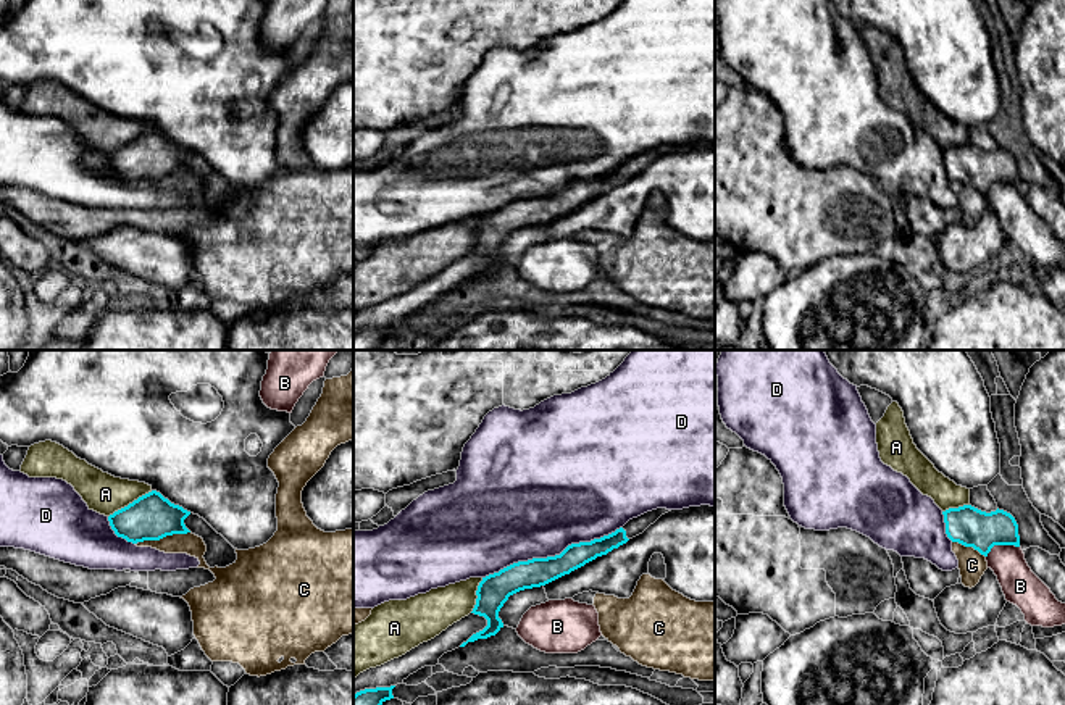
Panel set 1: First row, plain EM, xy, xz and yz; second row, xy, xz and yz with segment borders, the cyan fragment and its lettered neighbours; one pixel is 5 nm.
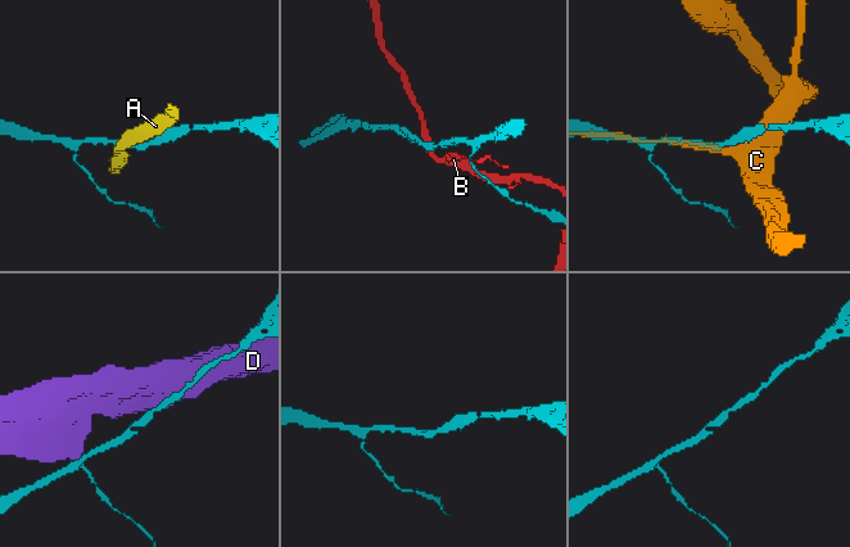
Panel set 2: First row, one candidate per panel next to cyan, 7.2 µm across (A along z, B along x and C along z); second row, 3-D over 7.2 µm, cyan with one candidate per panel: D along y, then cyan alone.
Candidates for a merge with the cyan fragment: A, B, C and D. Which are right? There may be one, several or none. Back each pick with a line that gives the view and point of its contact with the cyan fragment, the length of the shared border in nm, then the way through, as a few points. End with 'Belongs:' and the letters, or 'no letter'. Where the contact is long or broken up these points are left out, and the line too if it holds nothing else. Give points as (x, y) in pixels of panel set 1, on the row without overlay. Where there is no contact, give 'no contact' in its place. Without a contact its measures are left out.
Belongs: no letter

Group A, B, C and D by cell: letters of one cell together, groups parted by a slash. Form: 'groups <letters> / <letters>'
groups A / B / C / D

